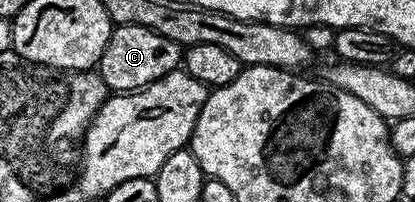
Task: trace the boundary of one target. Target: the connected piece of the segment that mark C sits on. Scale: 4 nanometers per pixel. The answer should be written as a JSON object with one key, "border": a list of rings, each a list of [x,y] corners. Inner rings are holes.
{"border":[[[117,24],[110,34],[110,42],[106,42],[106,50],[102,50],[102,58],[98,71],[104,85],[113,93],[139,92],[147,84],[153,84],[166,74],[177,71],[182,64],[181,45],[170,38],[162,38],[162,34],[154,34],[154,30],[146,30],[146,26],[133,24]]]}

